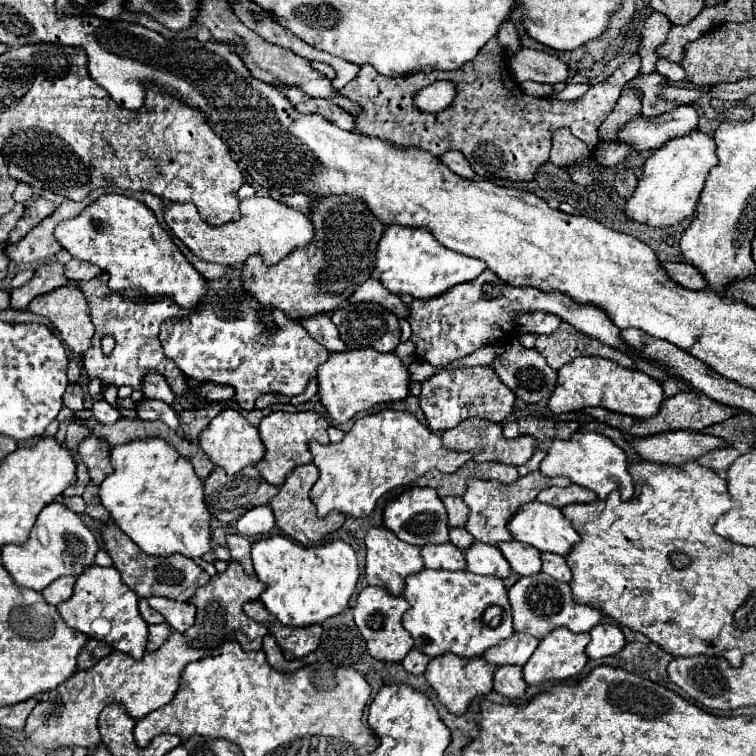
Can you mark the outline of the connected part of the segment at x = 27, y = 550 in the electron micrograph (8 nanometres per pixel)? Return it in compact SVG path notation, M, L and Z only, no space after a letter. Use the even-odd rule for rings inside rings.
M50 503L46 505L24 545L6 545L2 547L2 565L10 573L16 585L28 587L34 591L42 591L46 585L50 585L54 579L72 575L80 577L86 567L94 565L94 557L98 553L98 541L92 535L92 531L82 521L82 515L68 509L64 503ZM38 533L48 533L48 543L42 545L38 539Z

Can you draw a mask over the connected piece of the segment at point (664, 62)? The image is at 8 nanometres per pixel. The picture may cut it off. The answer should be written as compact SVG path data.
M662 58L656 63L656 71L664 77L668 77L668 79L684 81L684 69L667 59Z

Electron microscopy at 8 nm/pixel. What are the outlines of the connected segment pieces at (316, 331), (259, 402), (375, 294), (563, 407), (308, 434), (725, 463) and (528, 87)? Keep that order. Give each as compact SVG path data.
M328 315L308 317L300 325L310 333L310 337L314 337L318 343L322 343L328 351L344 351L346 349L346 345L340 339L338 327L332 323L332 319Z
M267 393L257 398L257 400L255 401L255 408L264 409L267 406L275 403L288 404L289 402L290 399L285 395Z
M368 279L364 281L350 297L350 303L362 303L362 301L374 301L386 309L390 309L396 317L408 317L408 309L406 305L400 301L400 297L394 297L394 293L386 293L386 289L382 289L382 285L378 285L376 279Z
M578 357L558 371L556 389L548 401L552 413L570 413L582 407L604 407L614 413L646 419L658 413L664 401L662 385L638 369L620 367L602 357Z
M276 411L276 413L270 413L268 417L262 419L258 431L260 431L262 445L266 449L266 455L256 463L256 469L274 487L280 487L286 481L286 475L294 467L312 463L312 455L308 451L310 441L328 443L328 421L314 411L300 411L300 413Z
M728 447L728 449L718 449L714 453L708 453L706 457L700 457L698 463L702 463L702 467L708 467L712 471L722 471L722 469L728 469L738 457L740 457L738 449Z
M526 81L520 85L522 91L526 95L532 95L532 97L550 97L554 93L554 87L548 85L548 83L534 83L534 81Z

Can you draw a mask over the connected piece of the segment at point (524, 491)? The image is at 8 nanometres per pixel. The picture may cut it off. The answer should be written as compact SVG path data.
M532 471L526 477L520 477L516 483L512 485L504 485L500 481L482 481L482 479L470 479L468 481L468 489L464 493L464 503L470 509L470 519L466 523L466 531L470 531L474 535L474 539L482 541L482 543L490 543L490 545L498 545L502 541L510 541L512 533L508 531L508 521L516 515L516 511L534 501L536 495L546 489L546 487L568 487L572 485L572 481L568 477L546 477L540 471Z

